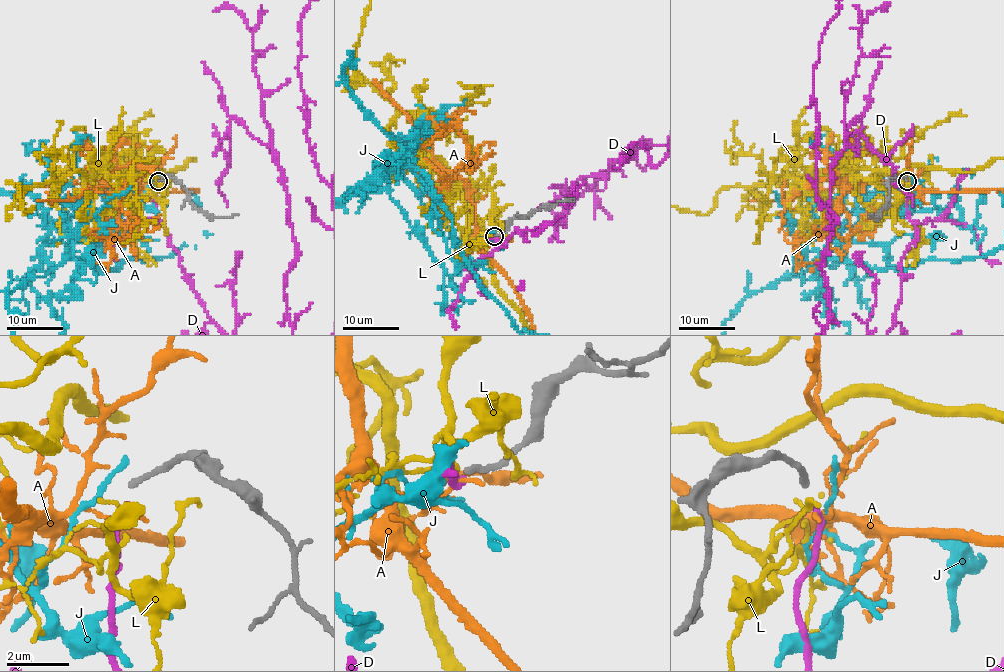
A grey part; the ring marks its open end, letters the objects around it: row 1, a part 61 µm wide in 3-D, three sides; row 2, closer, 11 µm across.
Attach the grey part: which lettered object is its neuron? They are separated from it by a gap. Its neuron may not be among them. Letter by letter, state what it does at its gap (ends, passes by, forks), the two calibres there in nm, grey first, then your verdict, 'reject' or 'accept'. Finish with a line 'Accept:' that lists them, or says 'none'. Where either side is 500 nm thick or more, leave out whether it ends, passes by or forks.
A: it ends there; 180 nm thick on the grey side, 140 nm on the other; reject
D: it ends there; 180 nm thick on the grey side, 190 nm on the other; accept
J: it ends there; 180 nm thick on the grey side, 190 nm on the other; reject
L: it ends there; 180 nm thick on the grey side, 140 nm on the other; reject
Accept: D

